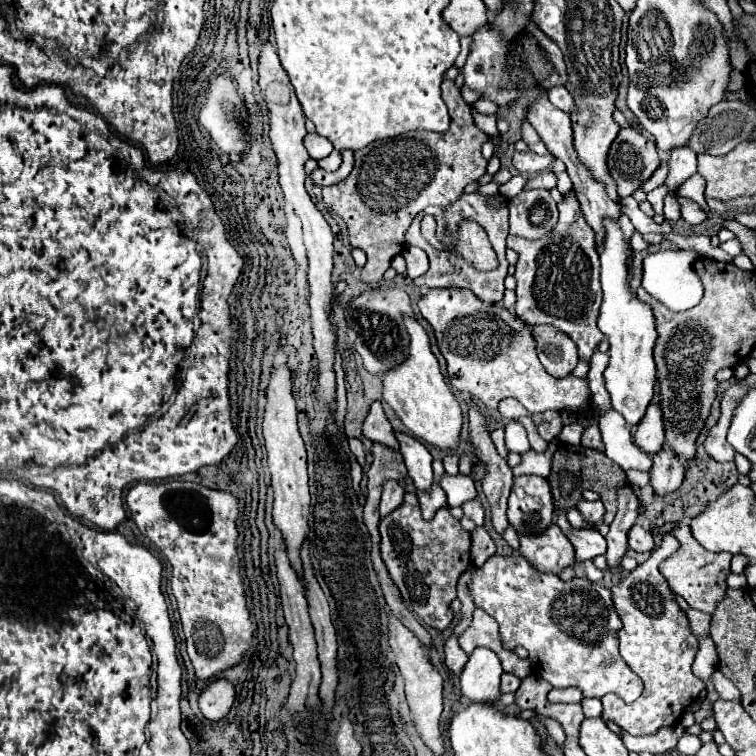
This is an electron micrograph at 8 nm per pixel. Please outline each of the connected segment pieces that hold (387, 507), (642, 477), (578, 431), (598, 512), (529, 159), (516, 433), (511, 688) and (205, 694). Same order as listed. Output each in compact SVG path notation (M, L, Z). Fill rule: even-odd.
M387 480L383 484L383 496L381 496L381 504L379 504L381 516L387 516L395 508L399 508L403 502L403 494L405 494L405 490L399 486L397 480Z
M629 470L629 472L625 472L625 474L627 474L627 480L629 480L629 484L633 484L633 486L639 486L639 488L643 488L643 486L647 486L647 484L649 484L649 474L647 474L647 472Z
M575 422L575 424L569 424L569 426L563 426L563 430L561 430L561 434L559 434L559 442L579 444L581 434L583 434L583 426L579 426L577 422Z
M581 500L581 502L577 504L577 510L579 510L589 522L593 522L593 524L601 522L601 520L603 520L603 512L605 512L605 508L603 508L603 504L601 504L599 500L597 500L597 502Z
M517 150L517 152L513 154L513 166L517 168L519 174L541 172L541 170L545 170L545 168L551 166L551 160L553 160L551 154L539 156L539 154L531 152L531 150L527 150L527 152L519 152L519 150Z
M509 422L505 426L505 444L507 444L509 452L517 452L517 454L523 454L523 452L531 450L529 440L527 440L527 432L525 432L523 424Z
M503 674L501 676L501 692L507 694L507 692L515 692L519 688L521 680L517 676L511 676L511 674Z
M217 678L207 684L207 688L199 696L199 708L207 720L221 720L227 716L229 708L235 700L235 688L229 680Z

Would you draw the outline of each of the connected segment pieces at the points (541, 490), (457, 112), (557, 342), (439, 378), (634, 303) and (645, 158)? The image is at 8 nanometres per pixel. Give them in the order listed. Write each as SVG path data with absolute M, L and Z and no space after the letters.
M517 476L507 514L517 534L541 534L553 522L553 498L547 478Z
M443 80L441 90L451 116L451 126L447 132L435 134L427 130L415 130L415 132L401 134L397 138L377 140L355 152L355 168L343 182L321 188L323 190L321 196L327 208L331 208L335 214L339 214L345 220L351 246L361 248L367 254L367 264L361 268L361 280L367 284L375 284L383 280L383 274L391 266L393 256L397 256L403 250L405 226L413 222L413 216L417 216L427 206L439 206L439 208L449 206L461 196L463 188L469 182L481 178L487 172L487 160L481 154L481 146L487 140L487 134L473 124L471 106L463 102L459 88L455 86L453 80Z
M535 326L533 338L537 342L537 354L543 368L551 376L569 376L577 366L577 348L565 332L553 326Z
M405 318L405 326L411 336L409 358L399 368L389 370L383 376L383 400L395 410L405 428L413 432L415 438L421 438L439 450L453 452L461 440L461 406L455 400L451 388L445 384L445 378L439 370L439 362L429 348L429 336L423 326L413 318Z
M621 214L617 222L605 220L607 238L601 250L601 286L603 286L603 304L599 314L599 330L609 342L609 364L605 370L605 388L611 394L613 408L635 426L643 420L645 410L653 398L657 384L657 364L653 360L653 348L657 342L653 312L647 304L639 302L627 284L627 258L629 258L629 238L635 228L631 220Z
M621 128L609 148L607 166L617 182L619 198L631 196L659 168L657 146L635 128Z

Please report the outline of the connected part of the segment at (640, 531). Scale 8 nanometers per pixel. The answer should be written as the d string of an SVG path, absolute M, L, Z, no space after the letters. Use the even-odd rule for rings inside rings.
M635 524L629 532L629 548L635 552L651 552L653 550L653 536L643 526Z

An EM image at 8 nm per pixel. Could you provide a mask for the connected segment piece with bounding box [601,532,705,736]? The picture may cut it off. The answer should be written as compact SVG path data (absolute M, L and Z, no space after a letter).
M667 532L651 558L629 572L625 578L613 582L613 604L623 622L619 632L619 654L627 660L629 668L637 672L645 682L645 690L633 704L623 702L619 696L607 694L603 702L603 722L615 722L625 732L637 734L655 734L661 726L677 724L689 704L699 698L699 692L705 688L693 672L691 664L699 650L699 642L689 630L685 612L677 606L675 594L671 592L667 580L659 572L659 564L679 548L677 538Z

